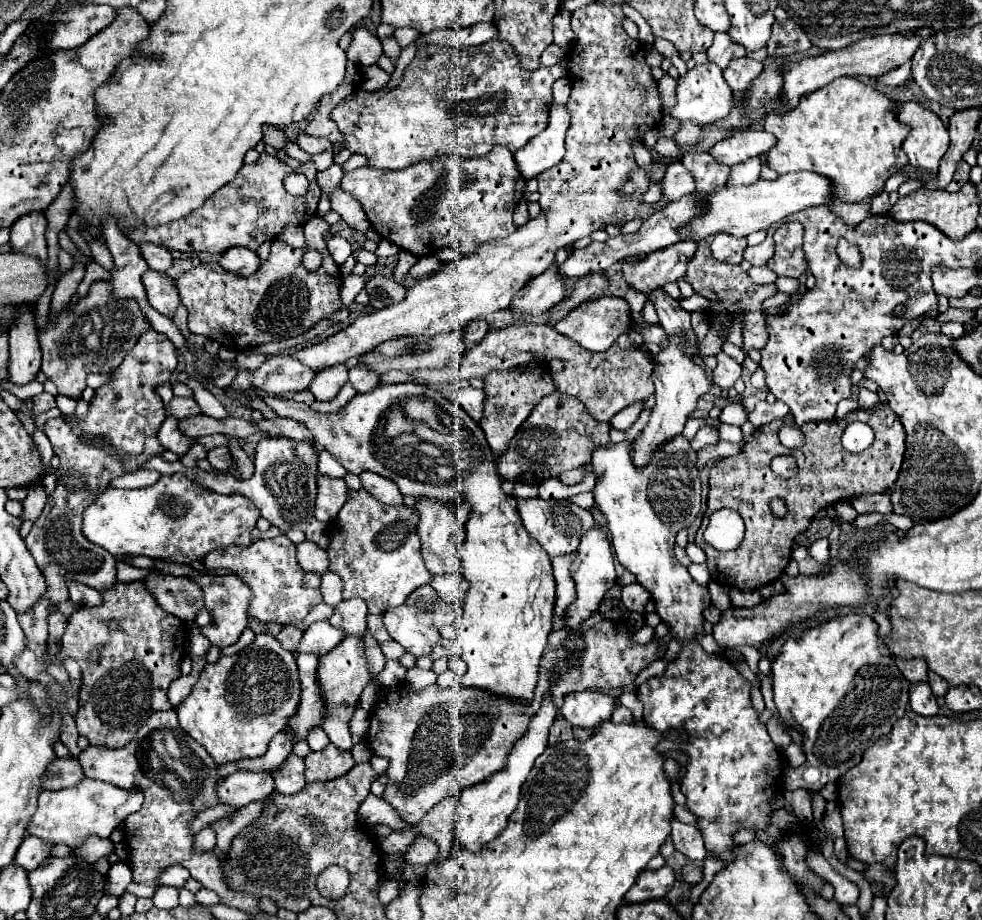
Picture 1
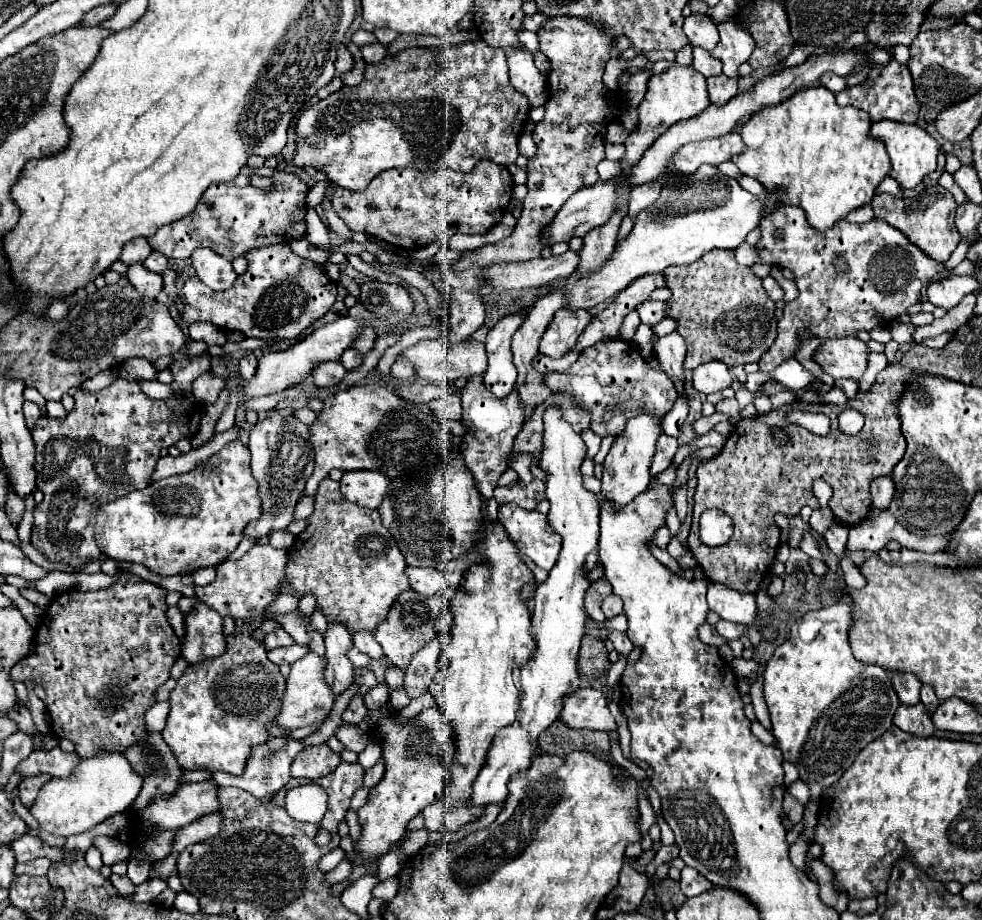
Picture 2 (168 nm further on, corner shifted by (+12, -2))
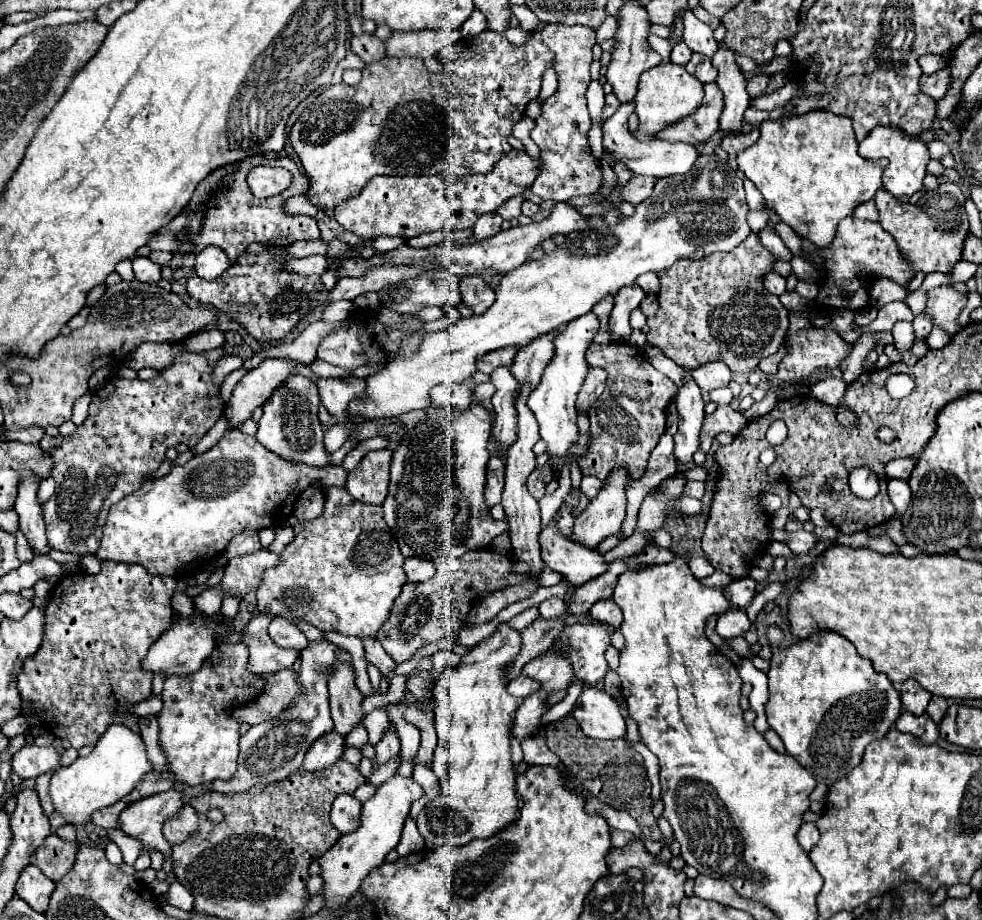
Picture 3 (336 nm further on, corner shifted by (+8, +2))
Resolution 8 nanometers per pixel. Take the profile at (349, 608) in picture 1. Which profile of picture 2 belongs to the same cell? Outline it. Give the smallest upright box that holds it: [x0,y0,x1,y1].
[323,624,353,696]

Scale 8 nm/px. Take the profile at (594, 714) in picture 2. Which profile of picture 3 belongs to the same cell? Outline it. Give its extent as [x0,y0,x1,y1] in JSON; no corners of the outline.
[571,688,625,740]

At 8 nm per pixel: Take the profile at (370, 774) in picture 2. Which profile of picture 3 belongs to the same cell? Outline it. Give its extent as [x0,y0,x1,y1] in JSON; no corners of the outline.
[375,728,399,764]

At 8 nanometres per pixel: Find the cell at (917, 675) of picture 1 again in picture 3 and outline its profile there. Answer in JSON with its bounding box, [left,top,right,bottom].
[901,680,931,714]

